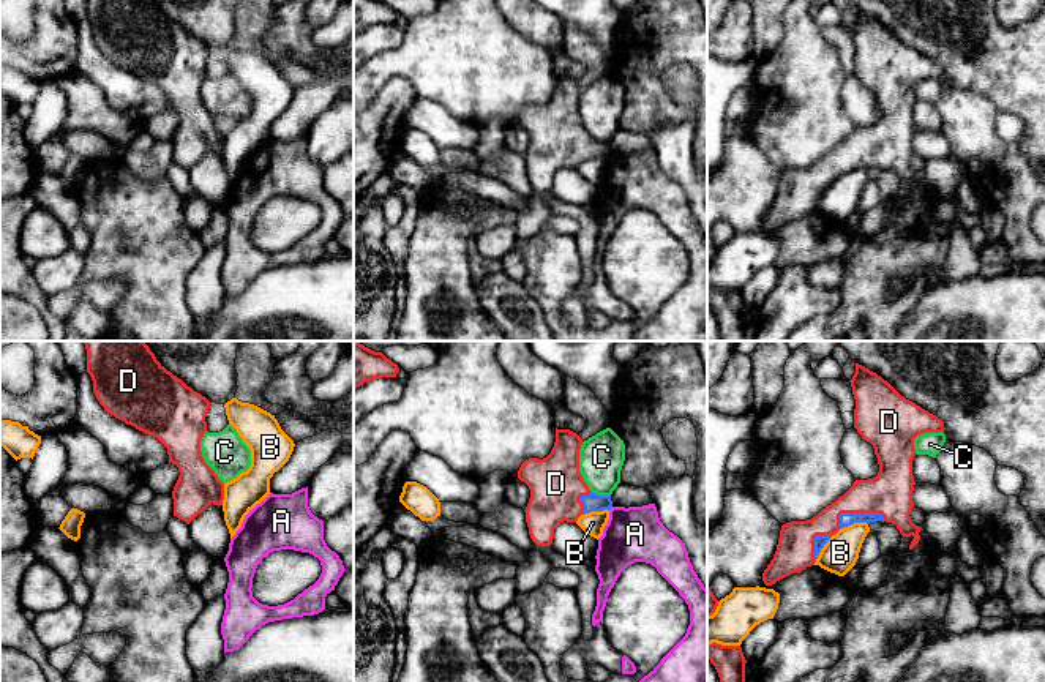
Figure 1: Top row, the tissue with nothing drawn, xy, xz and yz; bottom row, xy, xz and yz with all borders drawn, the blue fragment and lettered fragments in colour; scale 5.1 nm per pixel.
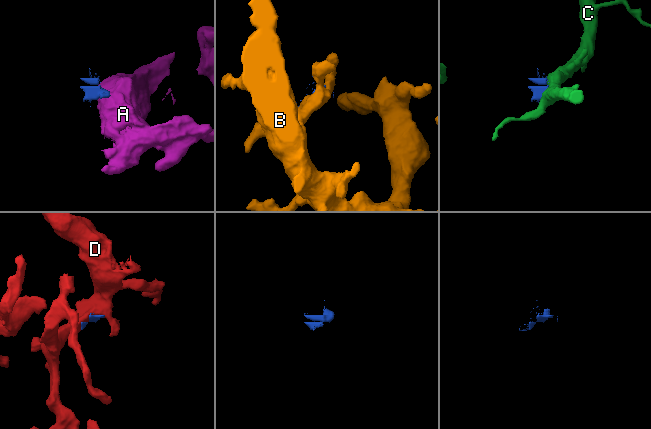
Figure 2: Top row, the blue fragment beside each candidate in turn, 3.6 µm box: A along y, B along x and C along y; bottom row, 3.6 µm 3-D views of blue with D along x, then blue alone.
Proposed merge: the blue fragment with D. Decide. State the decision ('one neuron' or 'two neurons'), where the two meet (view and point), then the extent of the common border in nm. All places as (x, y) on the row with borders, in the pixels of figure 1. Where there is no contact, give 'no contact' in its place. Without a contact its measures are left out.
one neuron; contact yz (856, 513); length 240 nm

